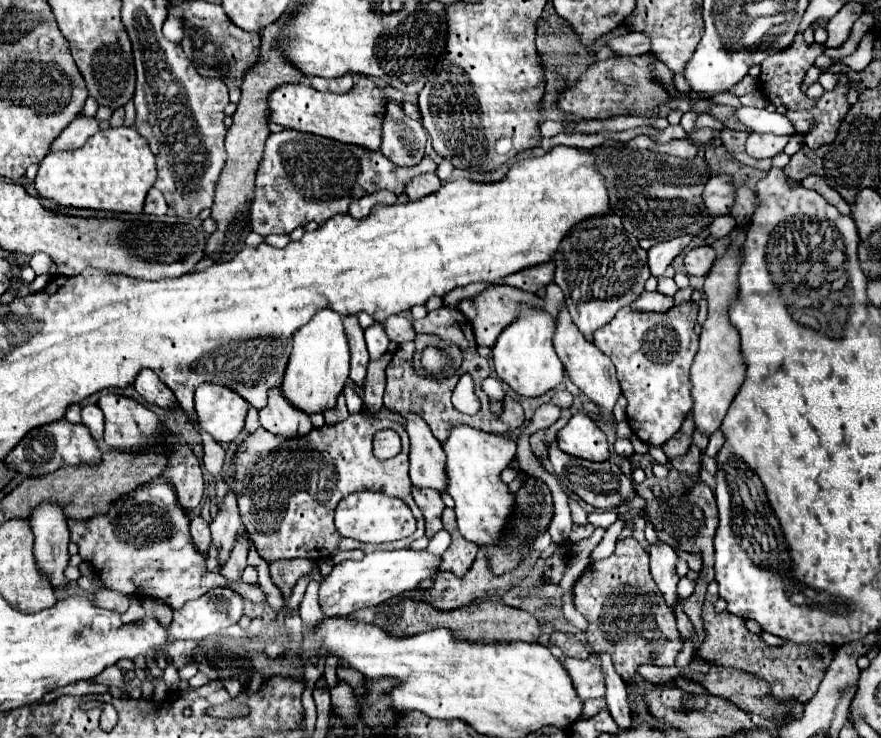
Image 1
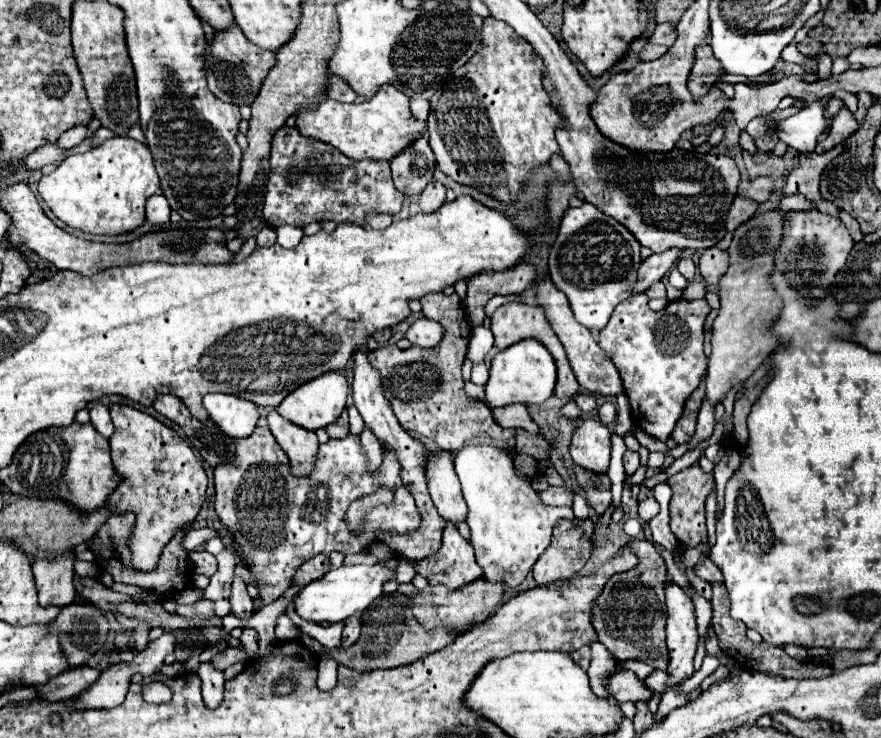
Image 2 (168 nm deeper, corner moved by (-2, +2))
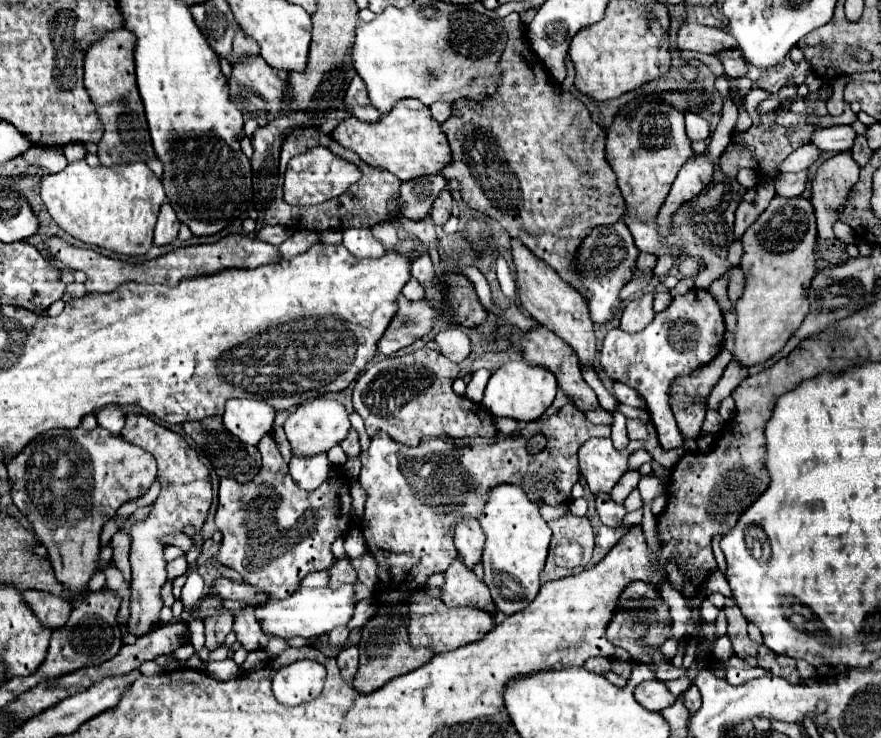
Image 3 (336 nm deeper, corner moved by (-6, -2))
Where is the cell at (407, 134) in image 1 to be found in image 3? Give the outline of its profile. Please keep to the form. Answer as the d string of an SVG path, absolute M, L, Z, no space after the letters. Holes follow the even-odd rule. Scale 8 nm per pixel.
M424 176L400 186L400 212L410 220L422 220L430 212L438 192L446 188L442 176Z

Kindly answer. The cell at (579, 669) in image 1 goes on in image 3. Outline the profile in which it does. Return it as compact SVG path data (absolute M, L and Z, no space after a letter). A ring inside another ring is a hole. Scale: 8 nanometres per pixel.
M650 680L650 682L642 682L638 688L636 688L636 700L648 708L648 710L654 710L654 712L660 712L668 706L672 706L676 702L676 696L670 694L670 690L666 688L664 682L660 680Z

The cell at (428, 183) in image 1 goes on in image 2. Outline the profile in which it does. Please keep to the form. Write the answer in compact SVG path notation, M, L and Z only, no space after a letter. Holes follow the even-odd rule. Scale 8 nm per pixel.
M434 178L424 188L424 192L420 194L420 202L418 204L420 204L422 212L432 212L432 210L438 210L444 200L446 200L446 188L444 188L444 184L440 180Z

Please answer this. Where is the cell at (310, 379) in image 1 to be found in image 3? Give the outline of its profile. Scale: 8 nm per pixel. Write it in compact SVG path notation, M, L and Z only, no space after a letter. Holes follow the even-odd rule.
M314 398L314 400L308 400L304 406L300 406L294 414L290 414L290 418L284 424L284 430L292 446L292 452L302 458L310 458L316 454L324 454L332 446L340 444L350 432L350 420L344 406L338 400Z

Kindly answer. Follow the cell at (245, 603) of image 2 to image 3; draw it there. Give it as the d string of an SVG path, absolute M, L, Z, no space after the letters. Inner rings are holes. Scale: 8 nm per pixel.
M248 606L244 610L240 610L234 618L234 634L248 652L264 650L268 644L266 634L260 634L260 624L256 622L256 618L252 618L252 614L248 614Z

